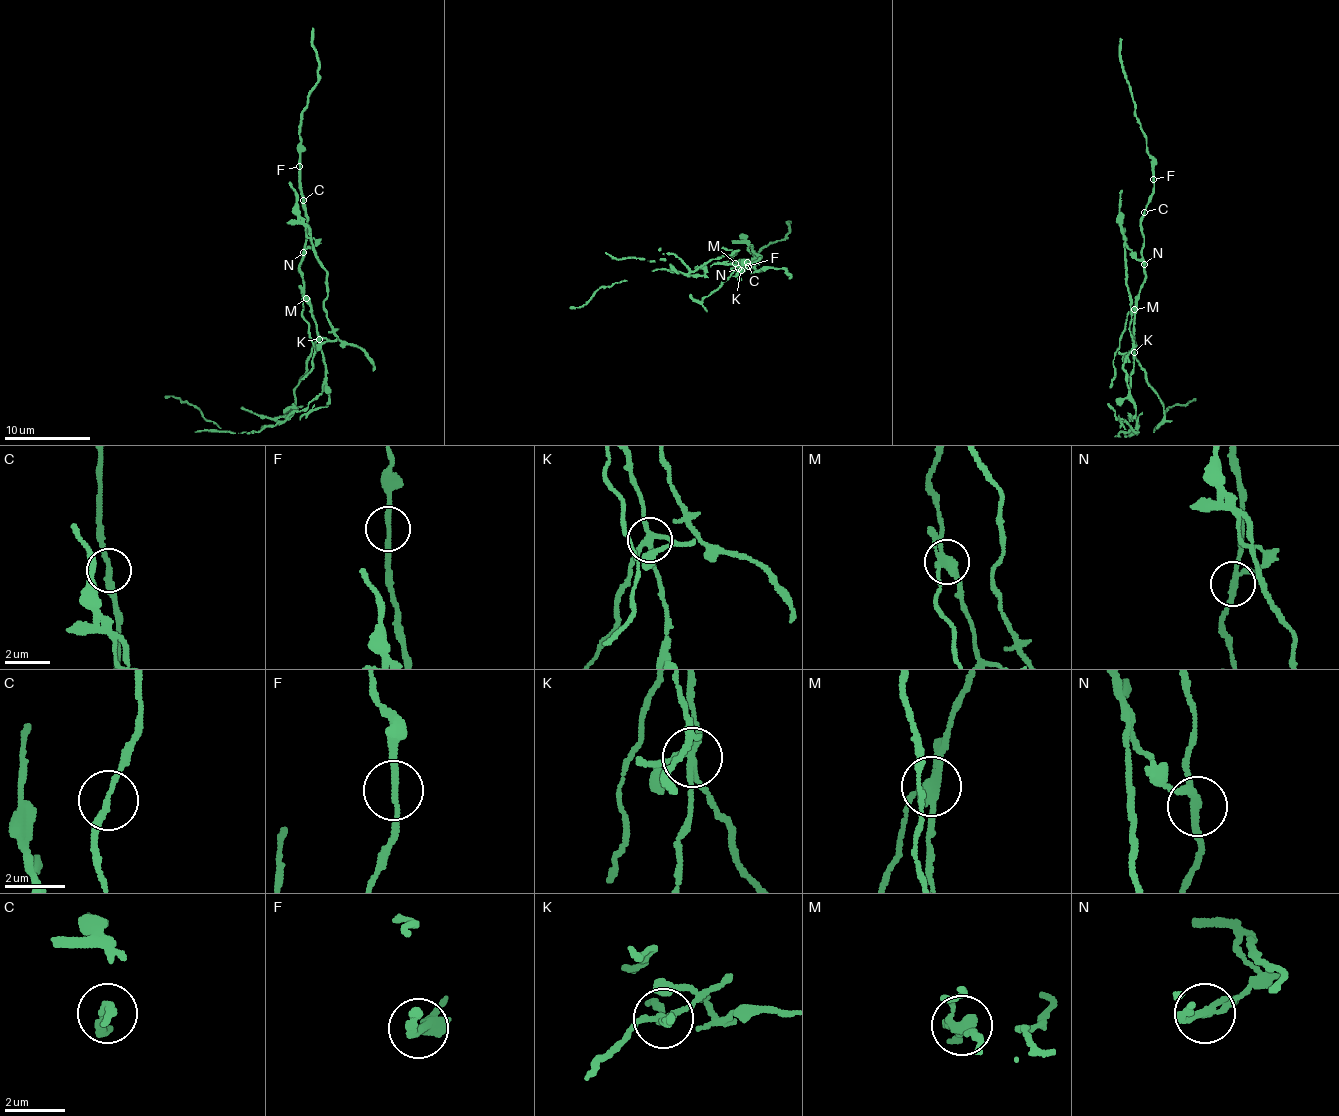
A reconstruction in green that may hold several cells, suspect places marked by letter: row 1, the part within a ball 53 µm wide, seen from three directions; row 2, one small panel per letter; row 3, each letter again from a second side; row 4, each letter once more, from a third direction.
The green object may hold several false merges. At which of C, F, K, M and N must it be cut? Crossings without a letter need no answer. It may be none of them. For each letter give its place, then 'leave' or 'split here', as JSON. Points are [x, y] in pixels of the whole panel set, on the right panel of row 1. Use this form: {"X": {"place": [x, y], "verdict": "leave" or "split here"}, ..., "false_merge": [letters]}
{"C": {"place": [1144, 212], "verdict": "leave"}, "F": {"place": [1153, 179], "verdict": "leave"}, "K": {"place": [1134, 352], "verdict": "split here"}, "M": {"place": [1134, 309], "verdict": "split here"}, "N": {"place": [1144, 264], "verdict": "split here"}, "false_merge": ["K", "M", "N"]}

